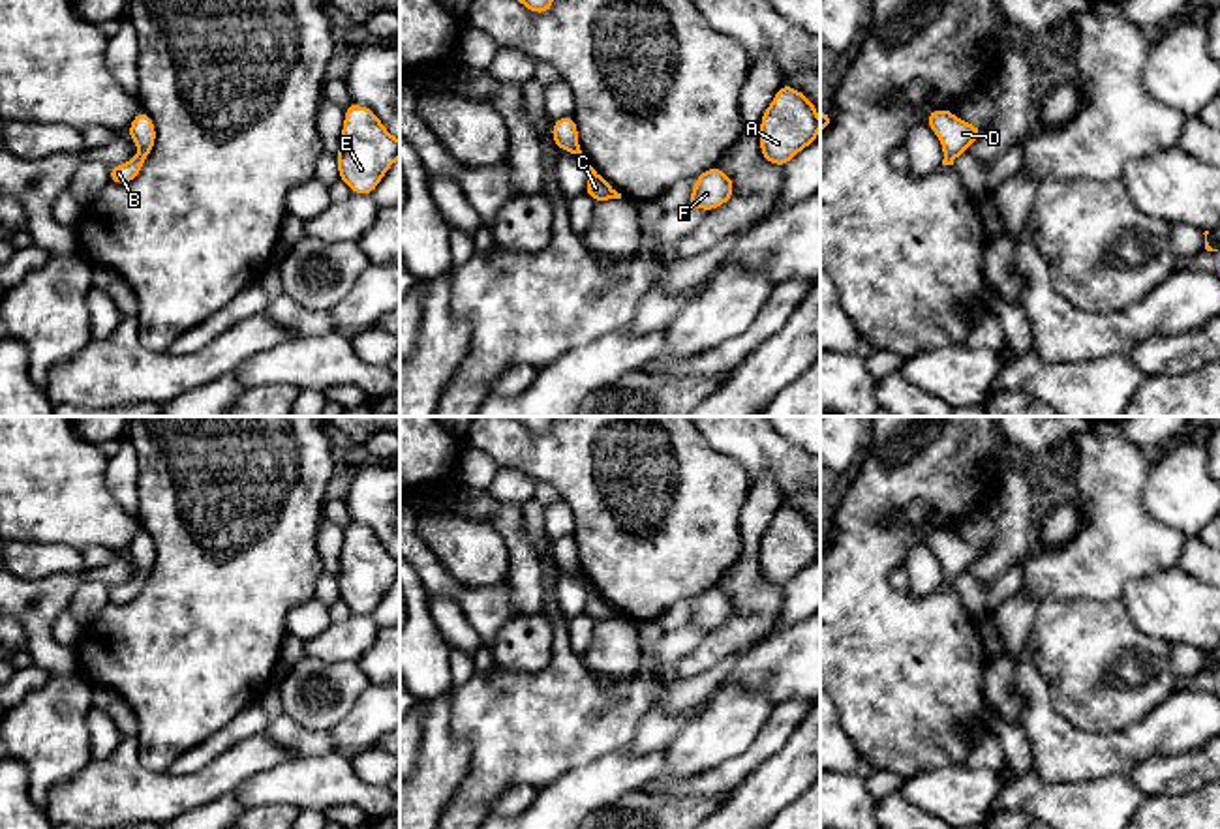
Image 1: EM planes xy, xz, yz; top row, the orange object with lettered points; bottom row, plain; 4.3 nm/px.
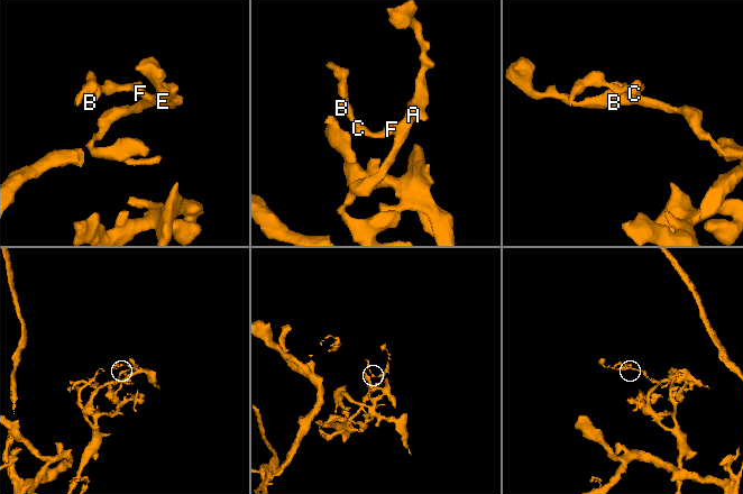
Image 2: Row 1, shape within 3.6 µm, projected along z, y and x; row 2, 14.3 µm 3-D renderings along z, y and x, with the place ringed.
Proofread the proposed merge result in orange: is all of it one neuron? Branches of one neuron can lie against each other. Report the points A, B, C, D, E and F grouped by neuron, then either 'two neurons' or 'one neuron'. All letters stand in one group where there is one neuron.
groups A B C D E F; one neuron

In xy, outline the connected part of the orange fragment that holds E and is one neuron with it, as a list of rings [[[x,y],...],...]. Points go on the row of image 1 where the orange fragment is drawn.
[[[349,103],[336,158],[340,180],[353,193],[372,195],[400,158],[400,141],[387,131],[372,109]]]

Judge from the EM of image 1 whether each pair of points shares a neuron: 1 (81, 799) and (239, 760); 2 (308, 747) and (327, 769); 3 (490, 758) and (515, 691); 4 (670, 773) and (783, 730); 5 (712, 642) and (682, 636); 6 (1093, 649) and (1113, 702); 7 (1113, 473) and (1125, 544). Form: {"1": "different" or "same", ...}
{"1": "same", "2": "different", "3": "same", "4": "different", "5": "different", "6": "same", "7": "same"}

